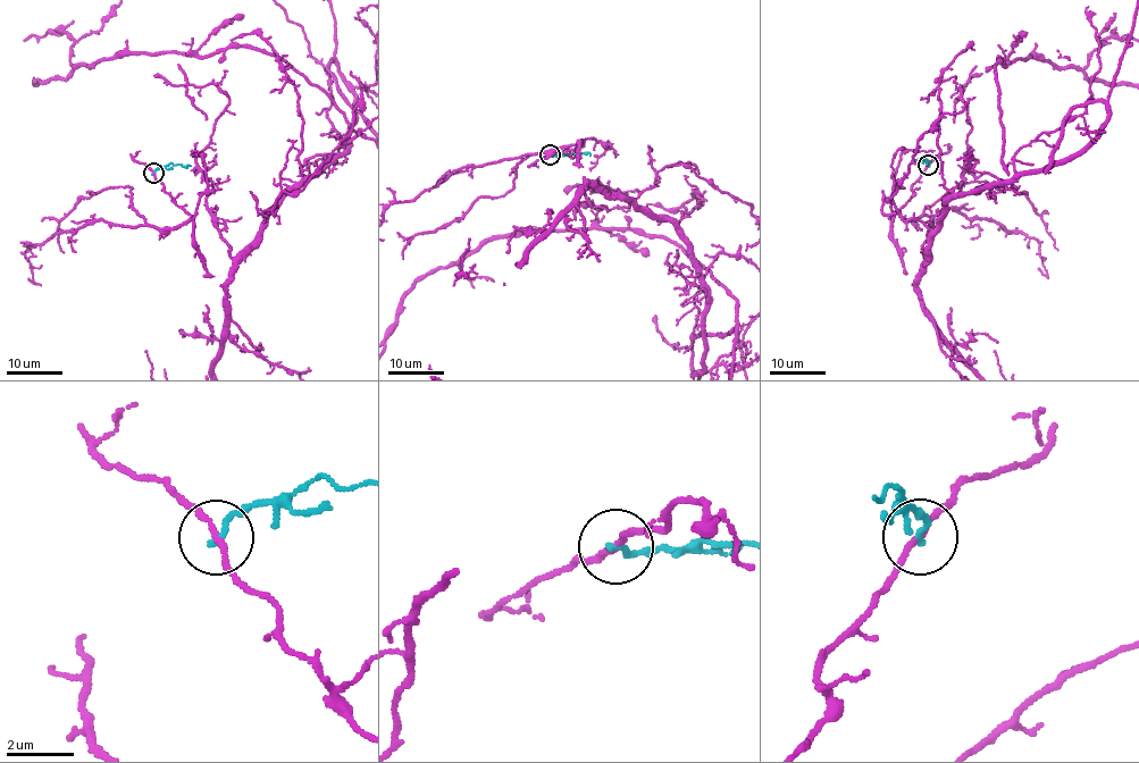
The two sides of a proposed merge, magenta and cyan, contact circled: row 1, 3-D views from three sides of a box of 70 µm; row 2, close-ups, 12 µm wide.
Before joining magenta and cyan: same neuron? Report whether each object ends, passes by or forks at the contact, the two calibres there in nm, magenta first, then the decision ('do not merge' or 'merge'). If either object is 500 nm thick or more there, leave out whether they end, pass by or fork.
magenta passes by; cyan ends; calibres 160 and 180 nm; do not merge

